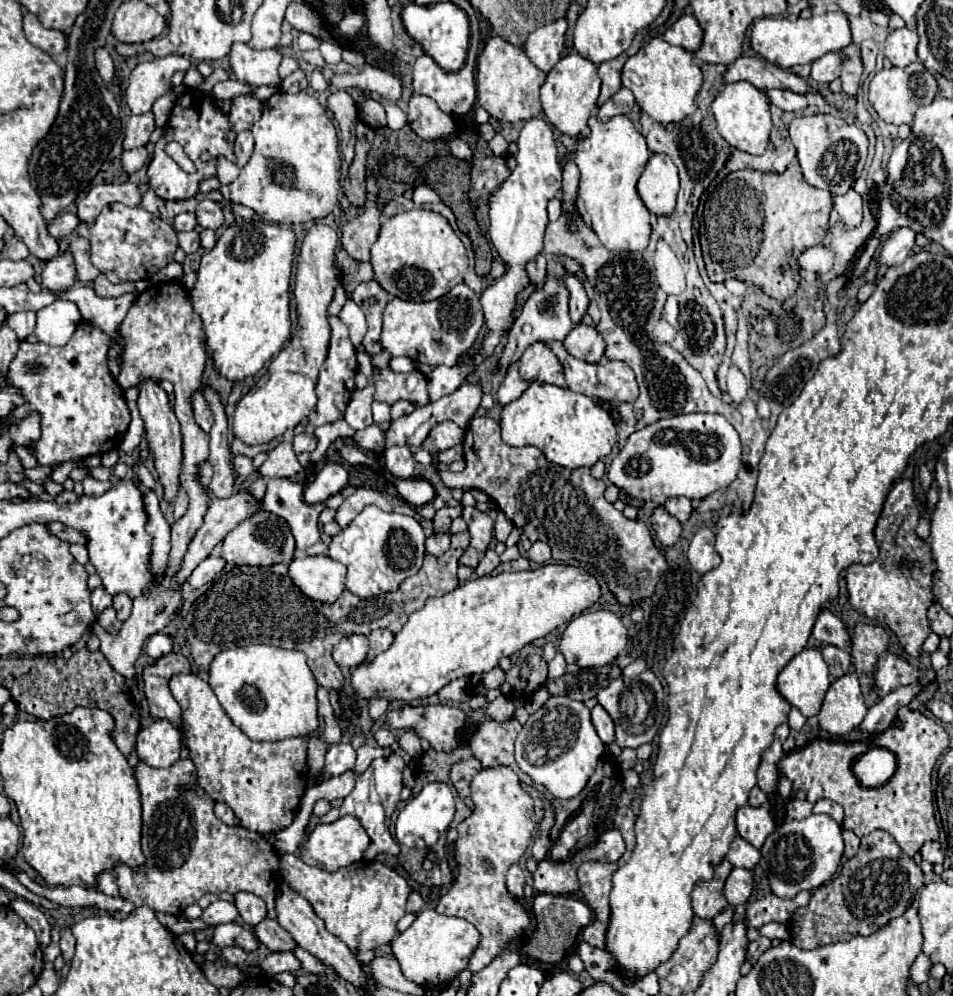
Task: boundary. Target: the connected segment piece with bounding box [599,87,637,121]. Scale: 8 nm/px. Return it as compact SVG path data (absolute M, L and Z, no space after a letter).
M623 87L623 89L619 89L603 107L599 107L599 119L607 121L607 119L611 119L611 117L615 117L615 115L631 113L633 107L635 107L635 103L637 103L637 101L635 101L633 93Z

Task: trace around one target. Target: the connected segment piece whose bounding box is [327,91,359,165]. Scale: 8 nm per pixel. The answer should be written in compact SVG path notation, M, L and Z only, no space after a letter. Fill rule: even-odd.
M337 91L337 93L333 93L329 97L327 107L331 109L335 121L339 123L341 153L343 153L345 163L349 165L353 161L353 157L355 157L355 123L359 119L355 99L345 91Z

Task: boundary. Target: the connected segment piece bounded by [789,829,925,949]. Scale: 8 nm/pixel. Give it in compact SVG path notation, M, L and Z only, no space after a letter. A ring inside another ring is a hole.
M873 831L861 839L861 847L841 873L813 891L807 907L793 913L789 923L791 943L801 949L815 949L837 941L849 941L855 935L871 935L891 919L903 915L923 887L921 867L901 851L887 831Z

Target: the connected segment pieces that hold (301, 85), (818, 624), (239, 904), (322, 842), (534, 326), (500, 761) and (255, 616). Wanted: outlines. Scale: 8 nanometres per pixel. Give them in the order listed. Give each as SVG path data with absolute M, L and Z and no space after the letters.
M297 69L295 73L291 73L289 77L285 77L281 81L281 91L285 93L299 93L301 89L307 89L307 75L303 69Z
M823 609L815 621L813 627L813 639L825 645L835 645L835 647L849 647L851 637L843 625L841 619L837 619L829 609Z
M237 893L235 895L235 907L239 909L241 919L249 925L257 925L267 917L265 901L251 895L251 893Z
M345 815L345 817L341 817L341 819L337 819L337 821L329 823L329 825L317 825L317 827L309 833L305 845L301 847L299 857L301 857L301 861L307 863L307 865L321 867L321 869L333 873L333 871L337 871L339 867L347 867L347 865L359 861L361 855L363 855L363 851L367 849L367 845L369 845L369 837L367 837L365 829L361 827L361 823L359 823L355 817Z
M547 275L545 283L539 285L531 293L531 297L525 301L525 305L523 305L521 313L517 315L513 327L509 329L509 339L507 339L507 345L505 345L505 351L501 355L499 365L507 369L511 363L515 363L523 355L523 351L531 343L535 343L535 341L547 343L553 339L563 341L571 329L573 329L573 323L569 319L569 289L565 287L563 279L559 279L555 275Z
M509 719L503 723L485 721L477 727L473 737L469 739L469 747L479 759L483 767L509 767L519 773L519 767L513 759L513 743L521 731L521 723L517 719Z
M469 531L451 533L451 547L441 557L425 555L423 567L409 579L401 583L401 587L393 593L385 593L371 599L359 599L349 591L333 603L319 603L305 597L291 581L285 563L269 565L269 567L251 567L241 565L233 567L233 571L223 573L213 587L203 593L189 609L183 619L183 627L187 631L187 649L193 661L207 671L211 659L231 647L243 647L253 643L275 645L283 649L299 649L307 655L307 665L313 671L319 685L325 689L339 689L343 685L343 675L331 659L333 645L339 643L341 637L351 633L369 635L373 629L389 629L399 633L405 619L421 609L429 597L441 597L457 587L457 567L459 557L469 545Z

